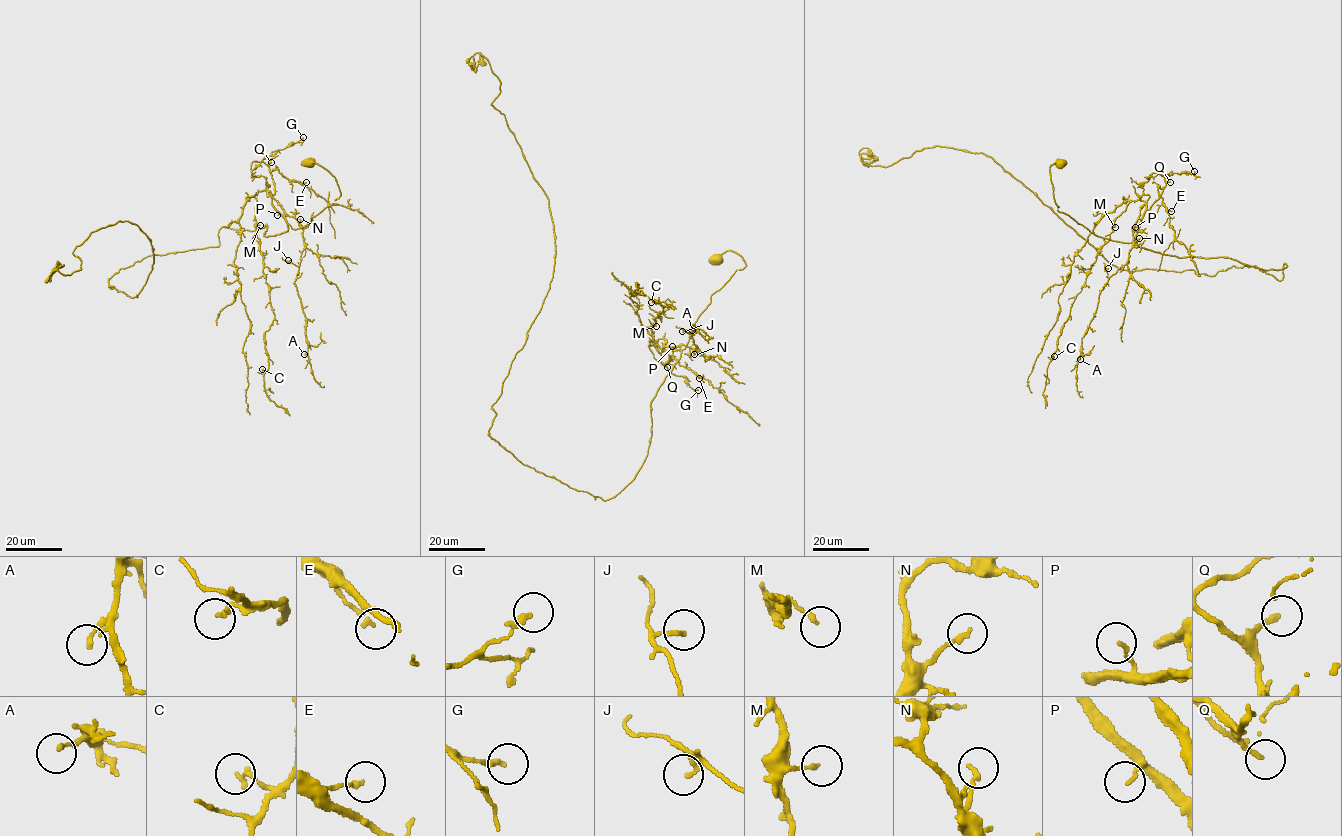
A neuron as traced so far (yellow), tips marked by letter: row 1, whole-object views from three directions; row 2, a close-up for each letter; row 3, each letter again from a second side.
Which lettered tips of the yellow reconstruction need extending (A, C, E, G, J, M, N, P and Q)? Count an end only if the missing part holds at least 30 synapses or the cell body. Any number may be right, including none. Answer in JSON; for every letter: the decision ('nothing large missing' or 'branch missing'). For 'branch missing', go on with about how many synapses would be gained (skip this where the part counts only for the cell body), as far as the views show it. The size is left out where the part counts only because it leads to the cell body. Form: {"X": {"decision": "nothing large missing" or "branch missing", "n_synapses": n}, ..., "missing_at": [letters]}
{"A": {"decision": "nothing large missing"}, "C": {"decision": "nothing large missing"}, "E": {"decision": "nothing large missing"}, "G": {"decision": "nothing large missing"}, "J": {"decision": "nothing large missing"}, "M": {"decision": "nothing large missing"}, "N": {"decision": "nothing large missing"}, "P": {"decision": "nothing large missing"}, "Q": {"decision": "branch missing", "n_synapses": 60}, "missing_at": ["Q"]}

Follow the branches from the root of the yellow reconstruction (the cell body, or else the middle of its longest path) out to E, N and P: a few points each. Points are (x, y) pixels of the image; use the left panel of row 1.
E: (310, 162), (335, 178), (340, 195), (294, 229), (272, 204), (271, 172), (277, 169), (289, 180), (306, 182)
N: (310, 162), (311, 159), (335, 178), (340, 195), (304, 226), (292, 228), (267, 193), (298, 224), (300, 219)
P: (310, 162), (311, 159), (335, 178), (340, 196), (296, 229), (280, 213), (277, 215)

